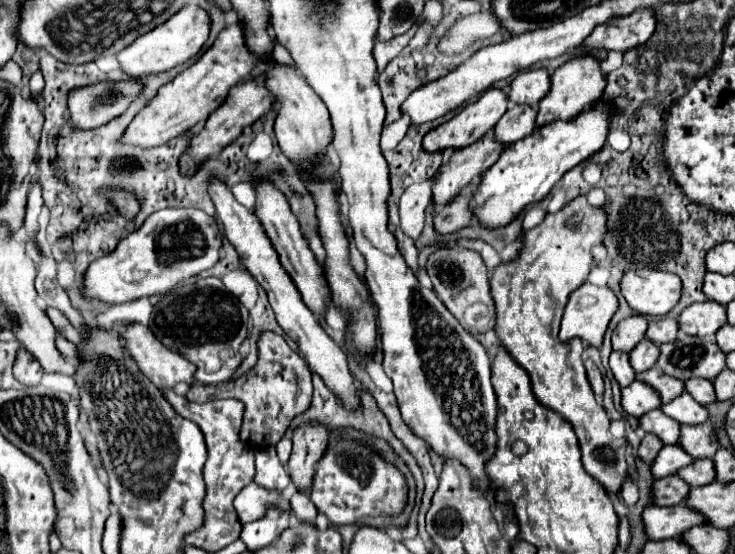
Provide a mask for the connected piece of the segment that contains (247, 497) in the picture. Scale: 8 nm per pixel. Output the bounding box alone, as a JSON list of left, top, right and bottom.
[234,484,290,524]

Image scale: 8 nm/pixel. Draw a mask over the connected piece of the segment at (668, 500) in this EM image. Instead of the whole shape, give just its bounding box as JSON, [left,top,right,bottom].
[650,476,688,506]

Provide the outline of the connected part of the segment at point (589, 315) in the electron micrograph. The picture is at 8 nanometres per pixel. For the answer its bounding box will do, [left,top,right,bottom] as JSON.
[560,284,618,348]

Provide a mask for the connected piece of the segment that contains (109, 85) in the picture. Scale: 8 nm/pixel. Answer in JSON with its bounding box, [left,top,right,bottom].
[68,82,136,130]

